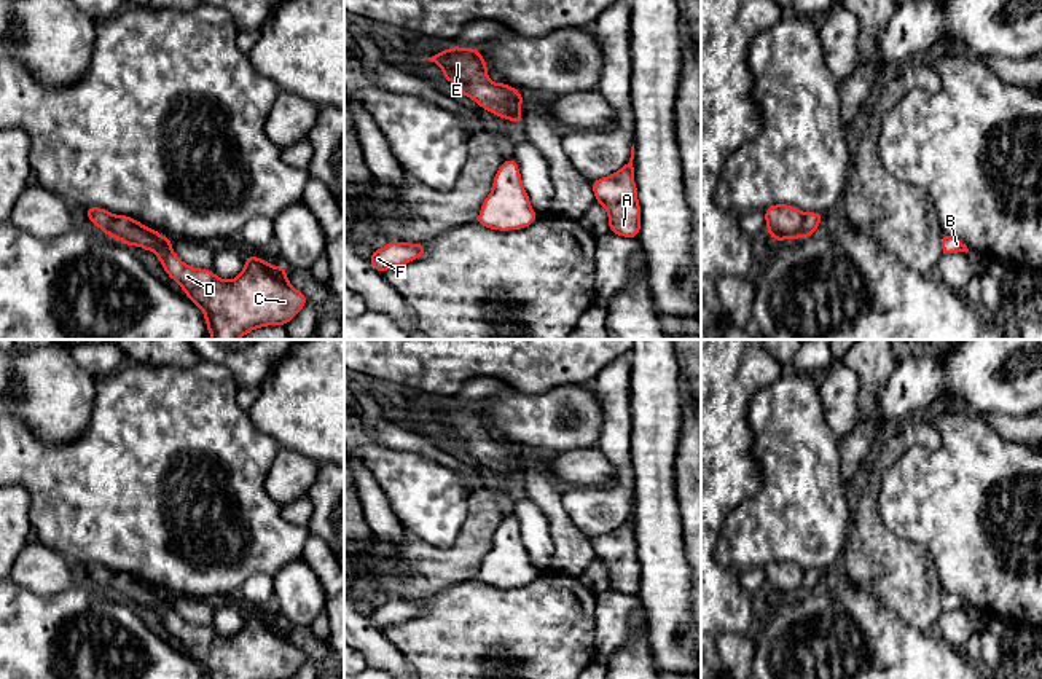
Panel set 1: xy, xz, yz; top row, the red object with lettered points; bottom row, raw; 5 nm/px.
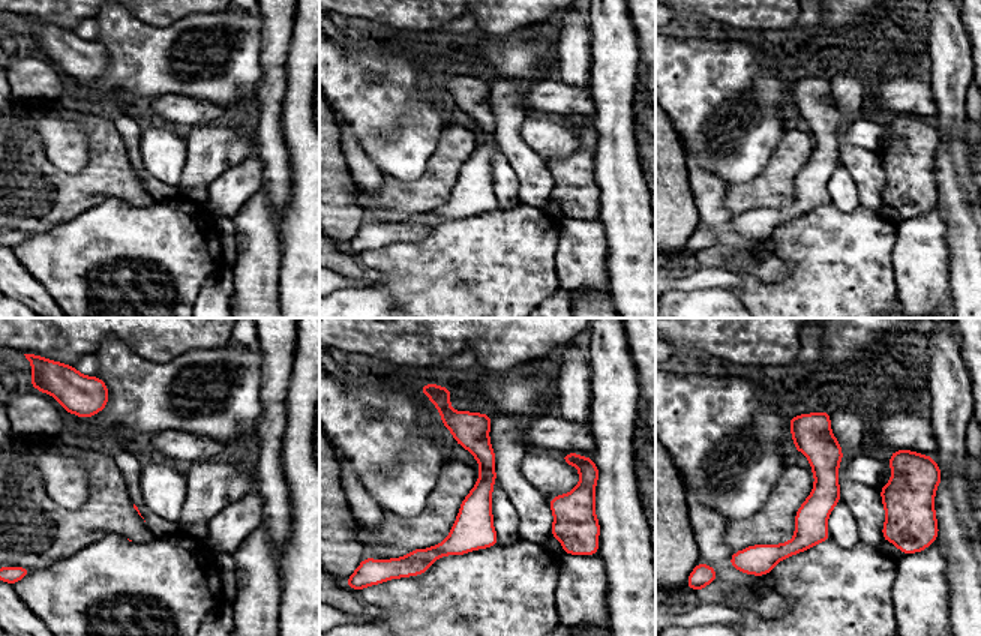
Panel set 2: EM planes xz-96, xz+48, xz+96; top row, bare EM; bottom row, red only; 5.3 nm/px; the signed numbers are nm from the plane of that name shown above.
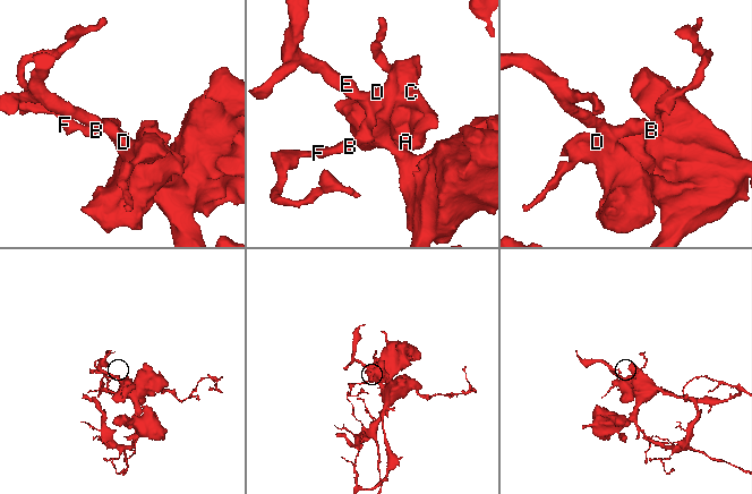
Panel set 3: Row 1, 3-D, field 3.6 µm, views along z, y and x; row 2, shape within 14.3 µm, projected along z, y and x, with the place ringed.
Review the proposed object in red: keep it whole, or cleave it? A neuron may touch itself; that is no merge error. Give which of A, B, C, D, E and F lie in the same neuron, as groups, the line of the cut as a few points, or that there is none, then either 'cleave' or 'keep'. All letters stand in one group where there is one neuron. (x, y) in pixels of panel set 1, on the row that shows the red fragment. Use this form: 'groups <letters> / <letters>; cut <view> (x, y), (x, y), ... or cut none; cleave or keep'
groups A B C D E F; cut none; keep

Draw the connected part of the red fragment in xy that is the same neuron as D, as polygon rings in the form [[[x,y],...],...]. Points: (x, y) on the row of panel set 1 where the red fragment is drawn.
[[[86,207],[102,233],[126,245],[155,252],[170,279],[202,309],[210,340],[239,340],[266,325],[287,325],[308,298],[287,279],[287,268],[245,257],[242,273],[223,281],[212,269],[191,268],[172,250],[170,239],[126,215]]]

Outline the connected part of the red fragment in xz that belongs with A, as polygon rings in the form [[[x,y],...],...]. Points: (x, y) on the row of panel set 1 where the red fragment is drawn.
[[[634,145],[629,161],[609,177],[591,183],[596,201],[605,207],[610,233],[637,237],[640,231],[640,206],[634,183]]]

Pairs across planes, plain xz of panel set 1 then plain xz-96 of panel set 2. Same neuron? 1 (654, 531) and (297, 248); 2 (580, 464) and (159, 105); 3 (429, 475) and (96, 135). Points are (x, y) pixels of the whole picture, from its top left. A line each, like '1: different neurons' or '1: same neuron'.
1: different neurons
2: same neuron
3: different neurons

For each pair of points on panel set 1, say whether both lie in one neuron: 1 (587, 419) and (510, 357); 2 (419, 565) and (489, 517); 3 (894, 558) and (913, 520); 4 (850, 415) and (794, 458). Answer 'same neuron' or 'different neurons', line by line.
1: different neurons
2: same neuron
3: different neurons
4: different neurons

